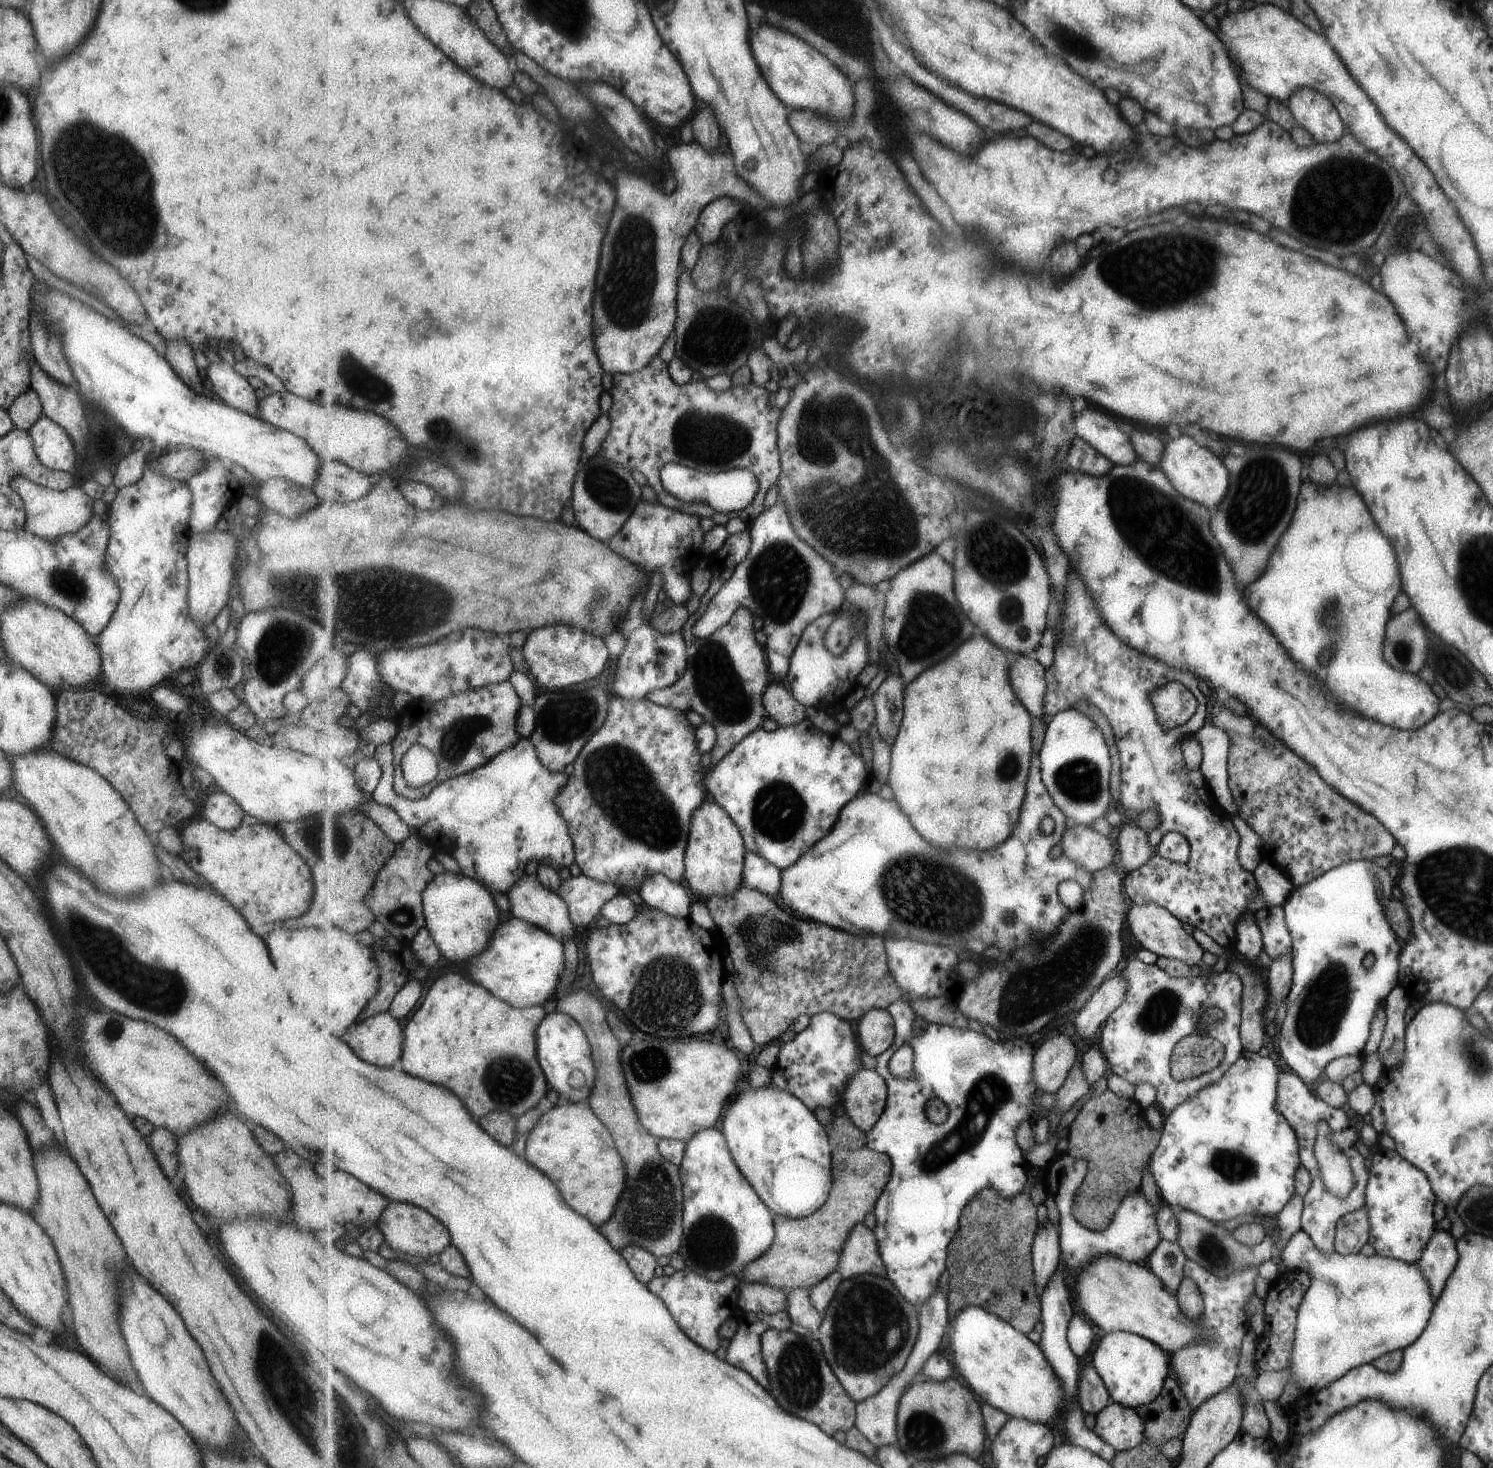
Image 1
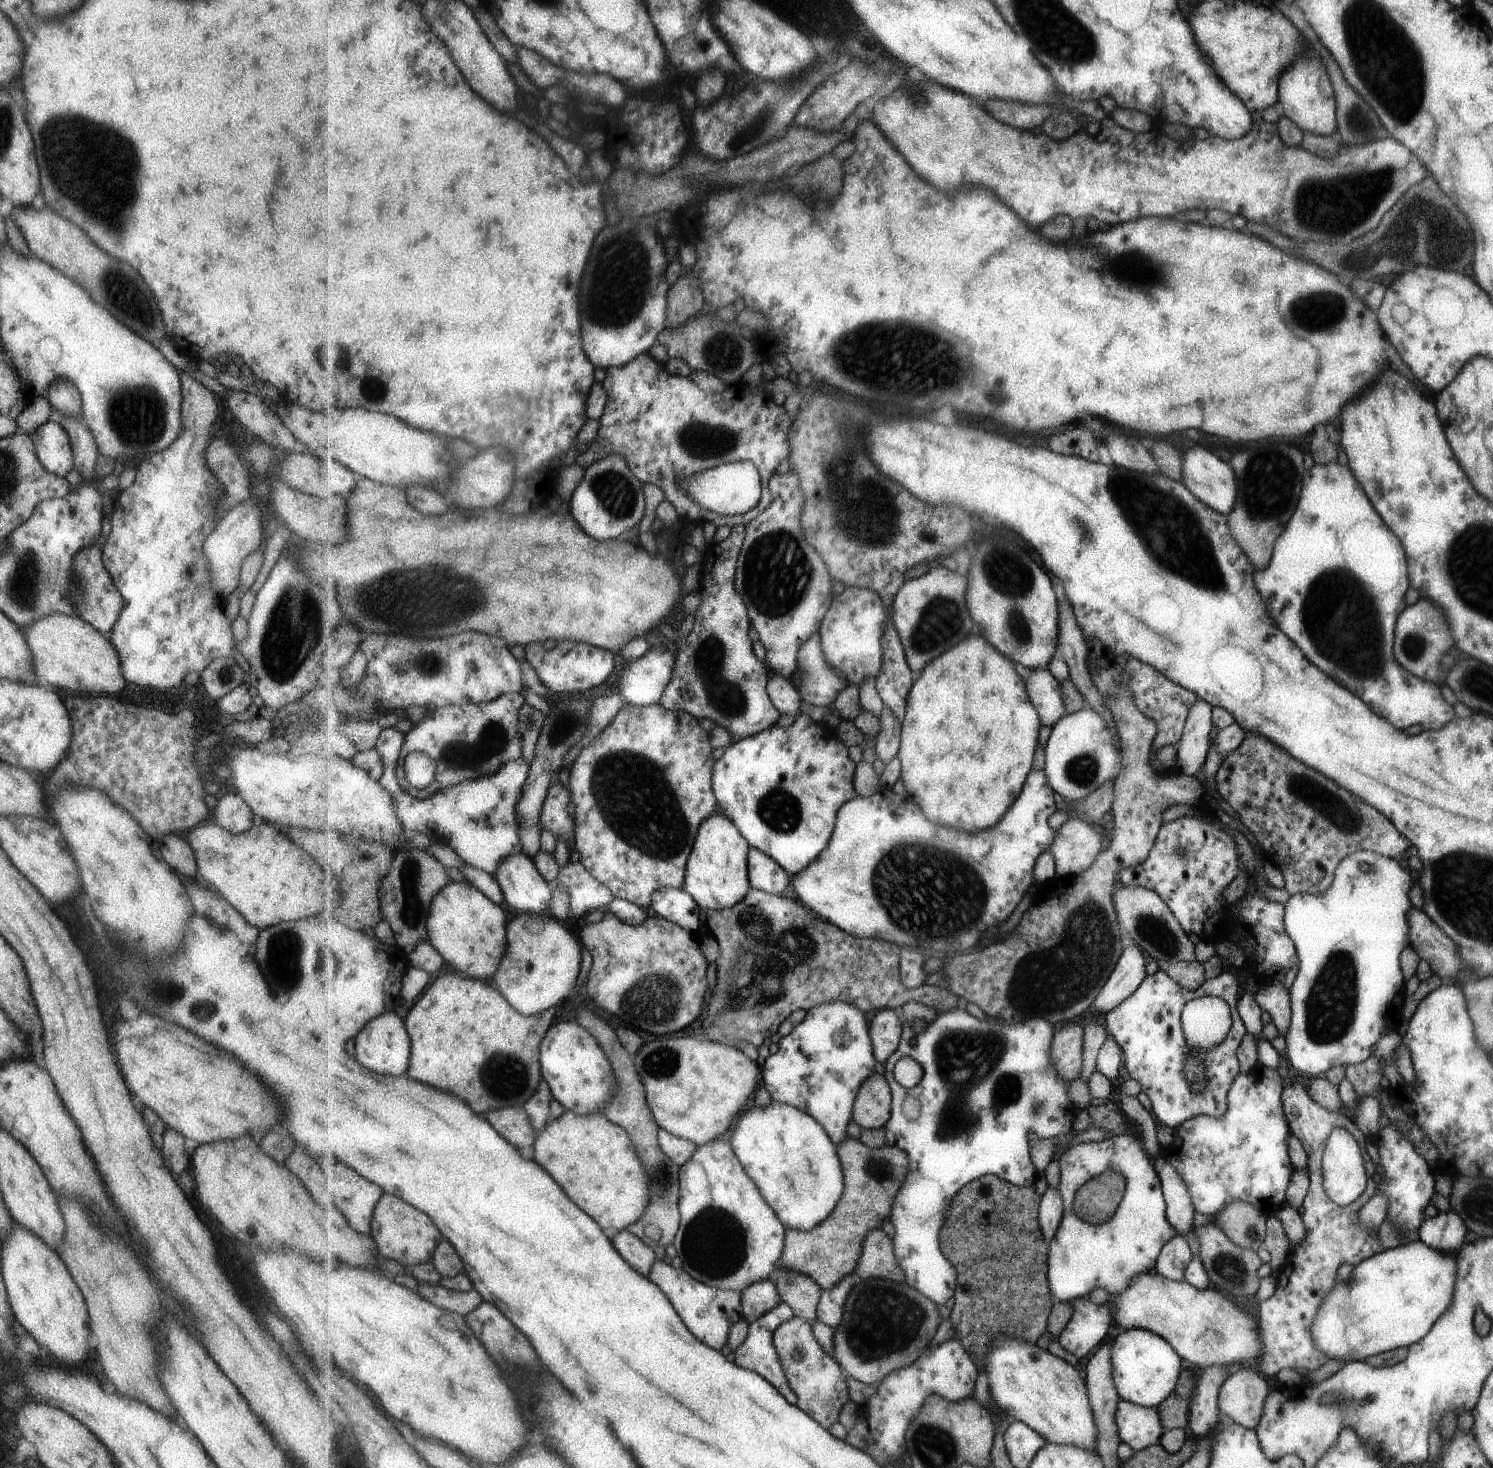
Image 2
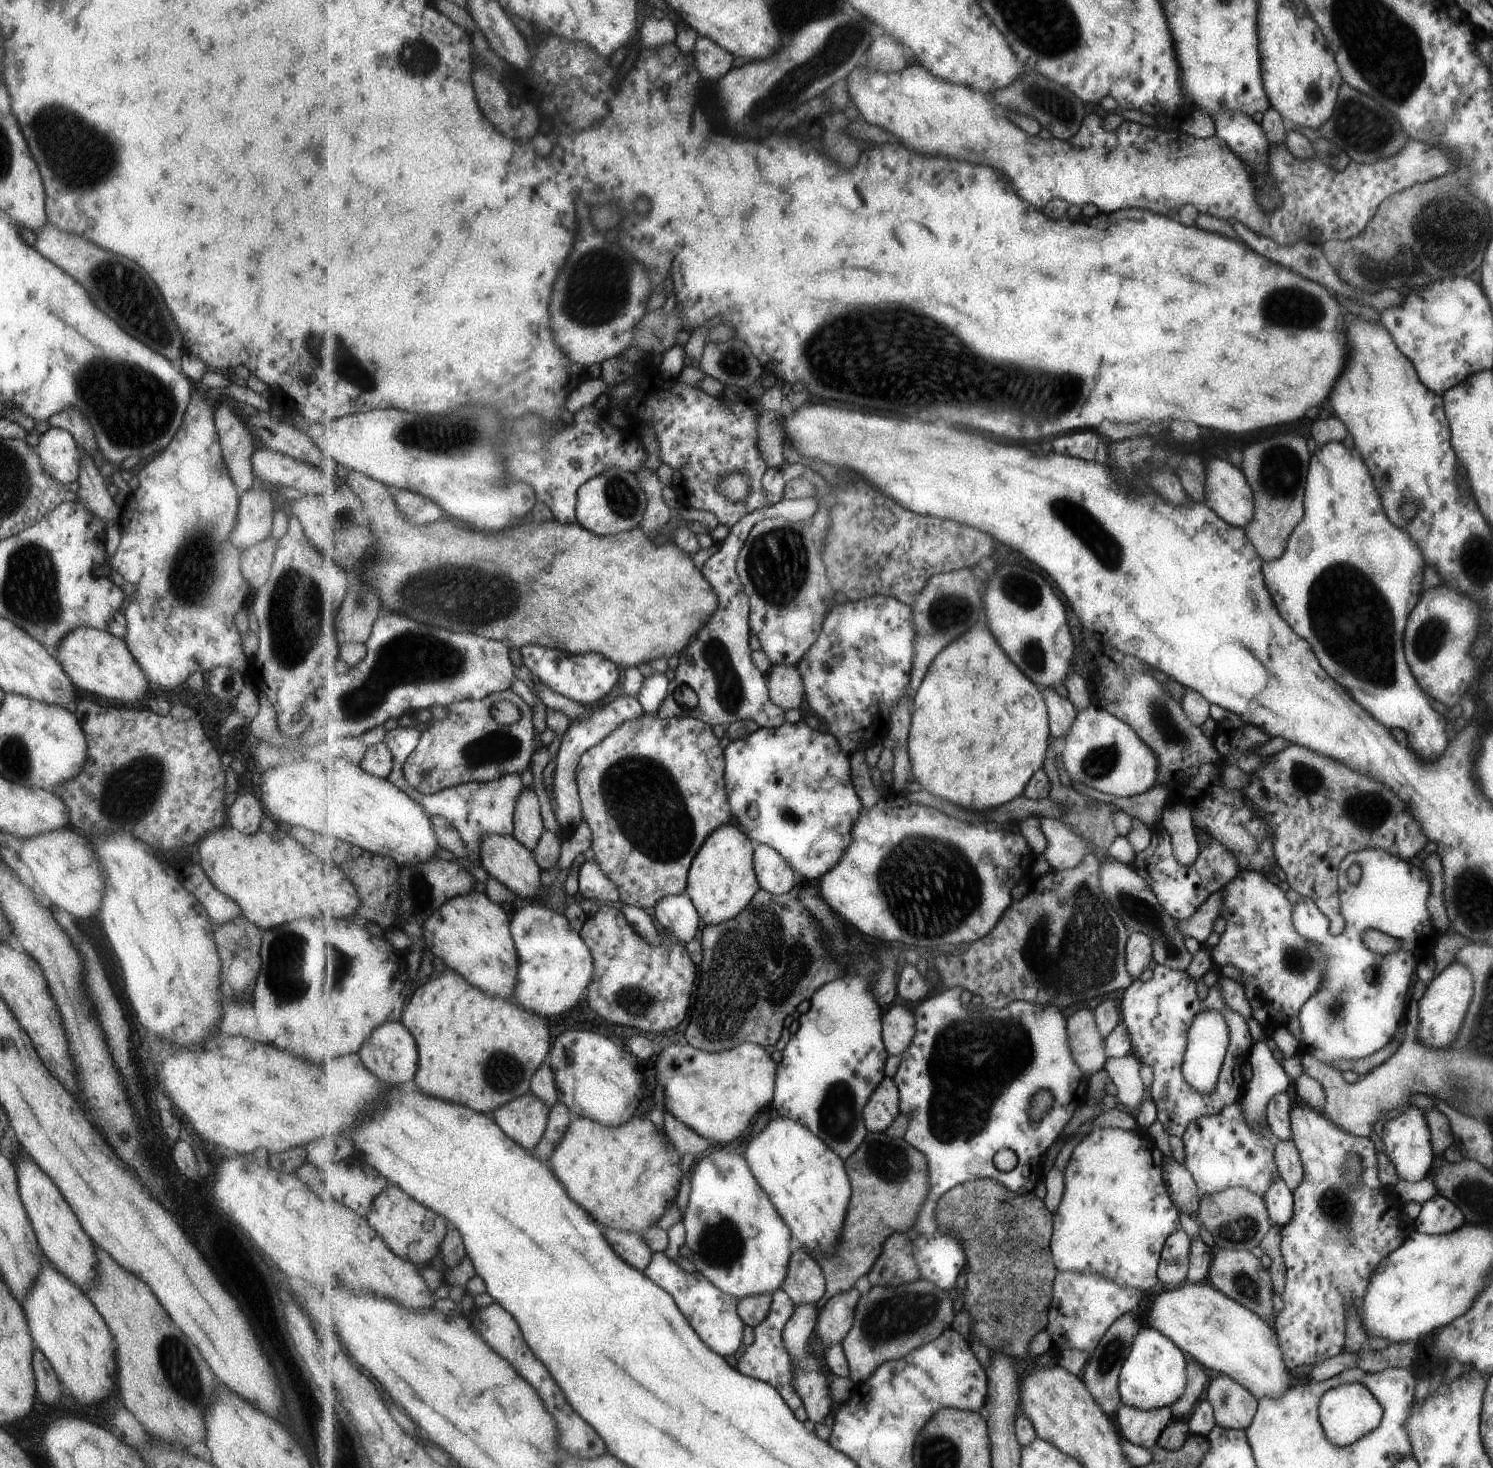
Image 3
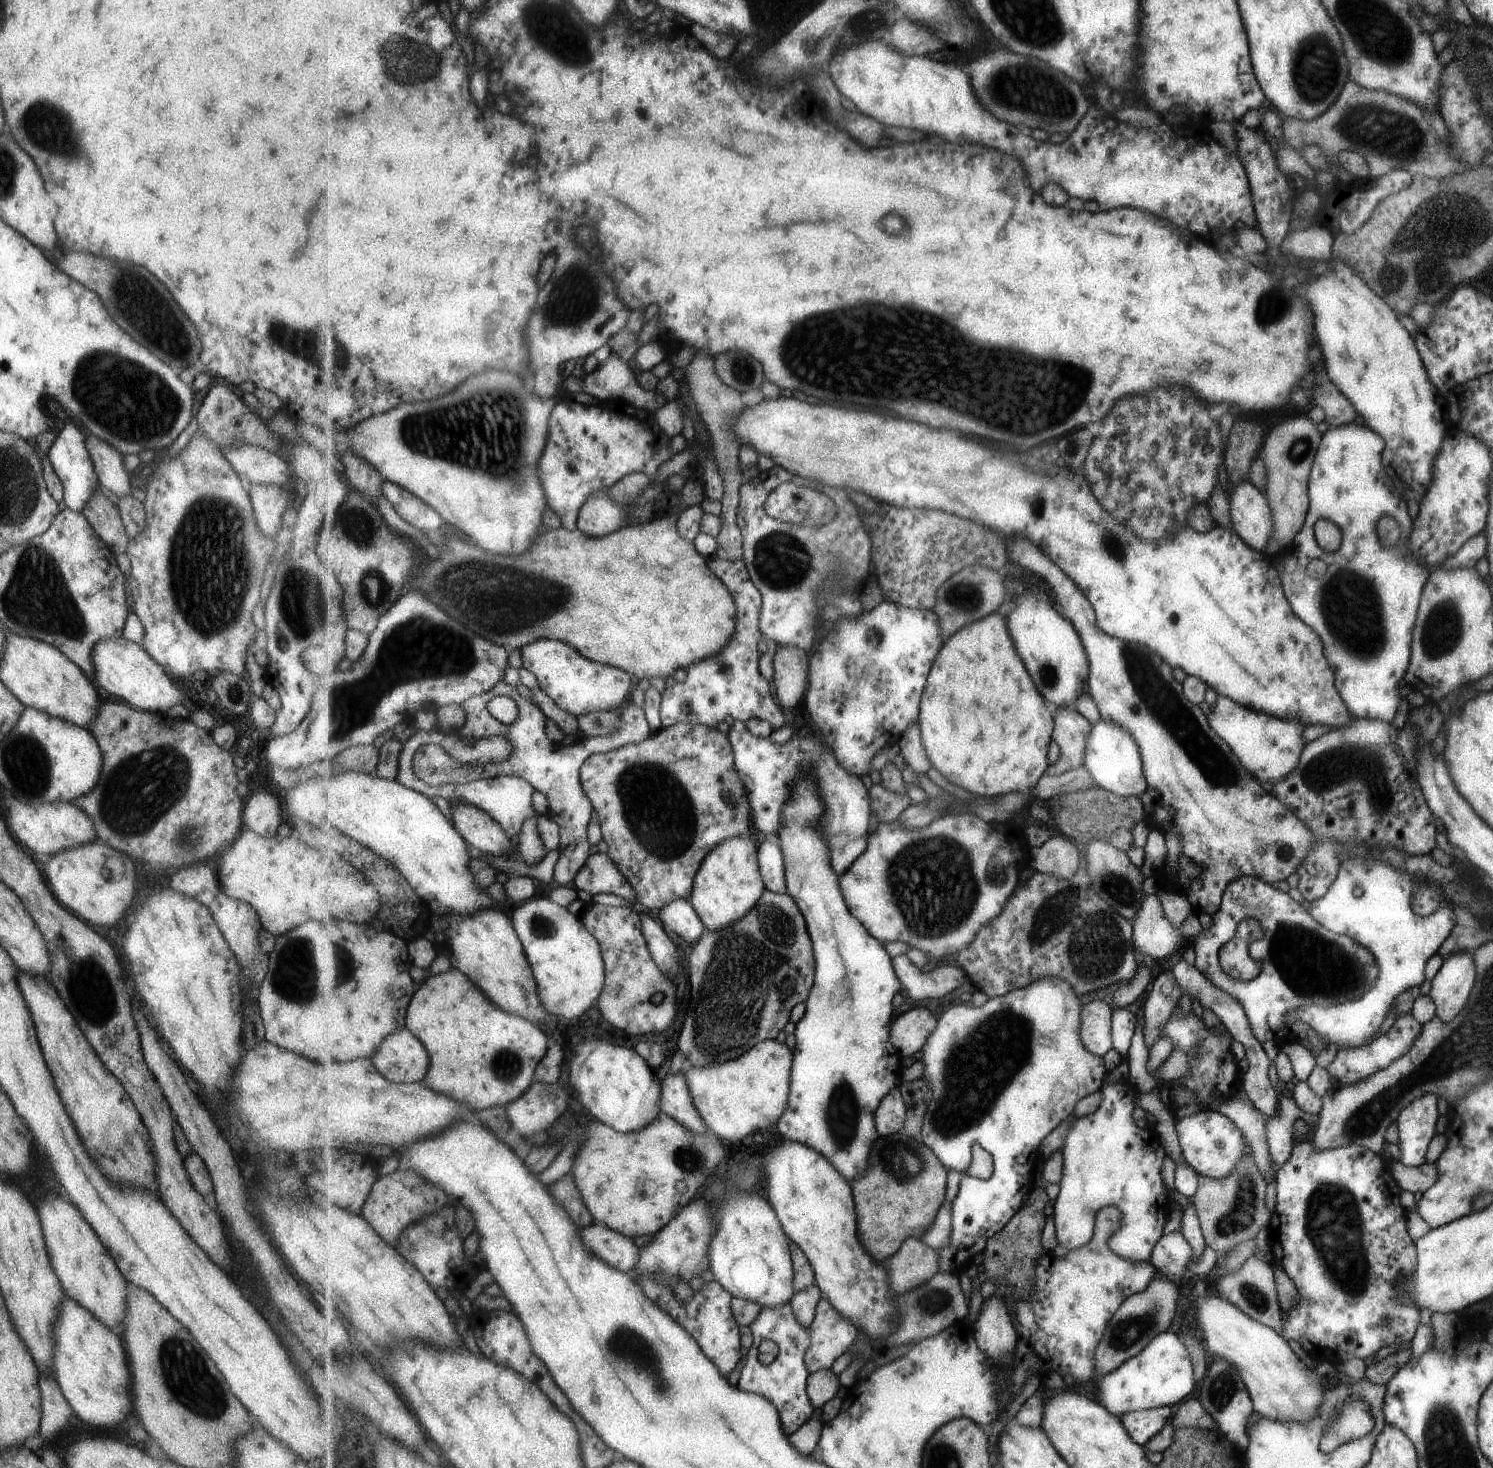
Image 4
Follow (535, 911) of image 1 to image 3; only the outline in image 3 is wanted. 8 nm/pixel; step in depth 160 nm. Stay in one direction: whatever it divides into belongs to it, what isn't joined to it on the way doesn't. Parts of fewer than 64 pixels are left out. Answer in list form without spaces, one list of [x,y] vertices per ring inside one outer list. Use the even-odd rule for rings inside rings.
[[[491,833],[482,840],[482,853],[480,865],[488,872],[489,876],[506,884],[521,899],[526,898],[528,902],[533,901],[542,884],[541,871],[538,859],[531,849],[519,842],[515,835],[502,835]]]

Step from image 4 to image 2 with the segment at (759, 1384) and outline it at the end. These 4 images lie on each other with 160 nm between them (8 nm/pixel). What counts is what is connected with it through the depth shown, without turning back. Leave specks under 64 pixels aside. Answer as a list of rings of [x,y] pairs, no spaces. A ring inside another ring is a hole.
[[[781,1301],[773,1310],[766,1312],[761,1318],[754,1323],[749,1324],[748,1335],[743,1344],[735,1350],[735,1362],[737,1366],[749,1368],[749,1370],[762,1374],[787,1400],[794,1405],[798,1404],[798,1396],[792,1389],[786,1370],[783,1368],[782,1359],[779,1356],[777,1347],[774,1343],[775,1331],[788,1320],[796,1316],[795,1310],[785,1301]]]

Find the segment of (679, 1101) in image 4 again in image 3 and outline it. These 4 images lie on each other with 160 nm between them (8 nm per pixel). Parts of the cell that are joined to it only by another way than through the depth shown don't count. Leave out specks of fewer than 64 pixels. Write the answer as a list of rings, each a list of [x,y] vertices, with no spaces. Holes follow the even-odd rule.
[[[663,1106],[665,1134],[683,1154],[703,1154],[711,1148],[712,1141],[680,1121],[669,1109]]]

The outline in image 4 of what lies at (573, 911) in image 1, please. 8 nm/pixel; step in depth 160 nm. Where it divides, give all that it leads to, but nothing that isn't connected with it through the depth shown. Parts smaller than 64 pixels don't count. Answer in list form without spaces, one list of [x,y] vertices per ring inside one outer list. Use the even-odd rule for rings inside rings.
[[[604,853],[590,856],[572,887],[585,898],[600,892],[613,893],[627,901],[635,901],[638,898],[635,887],[627,880],[623,871],[608,854]]]

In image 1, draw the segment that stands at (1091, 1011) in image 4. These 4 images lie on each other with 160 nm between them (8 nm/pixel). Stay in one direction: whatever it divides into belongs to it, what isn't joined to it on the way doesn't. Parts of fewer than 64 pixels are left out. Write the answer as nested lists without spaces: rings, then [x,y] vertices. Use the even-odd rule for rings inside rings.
[[[1059,1034],[1047,1039],[1034,1054],[1034,1075],[1046,1093],[1058,1092],[1070,1077],[1070,1070],[1077,1062],[1074,1037]]]

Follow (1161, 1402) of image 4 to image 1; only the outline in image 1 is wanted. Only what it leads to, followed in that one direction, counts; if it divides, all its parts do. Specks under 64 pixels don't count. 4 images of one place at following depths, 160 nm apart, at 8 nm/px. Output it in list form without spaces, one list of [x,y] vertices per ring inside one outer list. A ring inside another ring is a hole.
[[[1127,1331],[1106,1333],[1097,1343],[1092,1355],[1092,1362],[1105,1381],[1113,1402],[1124,1404],[1134,1409],[1146,1405],[1162,1392],[1167,1374],[1169,1374],[1169,1356],[1167,1351],[1157,1346],[1150,1339]]]

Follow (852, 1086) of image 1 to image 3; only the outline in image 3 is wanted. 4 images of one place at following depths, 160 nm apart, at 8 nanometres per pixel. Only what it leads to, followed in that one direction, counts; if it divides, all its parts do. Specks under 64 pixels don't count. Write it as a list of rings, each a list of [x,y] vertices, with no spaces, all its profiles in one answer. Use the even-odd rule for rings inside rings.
[[[886,1076],[865,1105],[866,1127],[871,1133],[885,1133],[901,1113],[898,1084]]]

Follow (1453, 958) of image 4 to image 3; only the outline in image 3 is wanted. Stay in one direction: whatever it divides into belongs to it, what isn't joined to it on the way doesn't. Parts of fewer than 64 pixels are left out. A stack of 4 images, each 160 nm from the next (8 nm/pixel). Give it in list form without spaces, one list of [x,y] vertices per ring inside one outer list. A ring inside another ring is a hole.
[[[1451,961],[1427,982],[1423,996],[1413,1003],[1418,1010],[1416,1029],[1418,1042],[1432,1049],[1446,1049],[1457,1037],[1466,1010],[1471,1006],[1473,988],[1472,972],[1463,963],[1457,961]]]

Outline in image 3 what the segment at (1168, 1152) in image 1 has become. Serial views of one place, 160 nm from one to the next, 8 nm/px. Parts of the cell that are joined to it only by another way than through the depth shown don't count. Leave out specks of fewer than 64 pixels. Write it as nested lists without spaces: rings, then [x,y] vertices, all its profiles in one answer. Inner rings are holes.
[[[1201,1011],[1192,1018],[1186,1030],[1186,1049],[1182,1056],[1180,1071],[1186,1084],[1191,1086],[1195,1097],[1205,1098],[1215,1086],[1228,1045],[1227,1025],[1218,1011]],[[1238,1101],[1224,1106],[1215,1116],[1197,1117],[1187,1125],[1180,1139],[1184,1148],[1184,1167],[1191,1173],[1200,1194],[1247,1187],[1247,1190],[1262,1196],[1277,1177],[1275,1139],[1267,1124],[1255,1131],[1246,1122]]]

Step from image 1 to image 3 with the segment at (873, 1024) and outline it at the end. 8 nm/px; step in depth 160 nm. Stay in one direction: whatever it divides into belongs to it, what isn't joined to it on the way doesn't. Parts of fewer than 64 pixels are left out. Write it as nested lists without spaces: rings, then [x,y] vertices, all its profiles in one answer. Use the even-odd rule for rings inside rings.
[[[895,1005],[882,1018],[883,1040],[890,1055],[902,1056],[916,1033],[916,1016],[907,1006]]]

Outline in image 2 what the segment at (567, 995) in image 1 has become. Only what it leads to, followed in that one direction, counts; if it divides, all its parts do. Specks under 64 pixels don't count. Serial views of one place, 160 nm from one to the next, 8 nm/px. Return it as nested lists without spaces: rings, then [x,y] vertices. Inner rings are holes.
[[[583,1012],[579,1016],[579,1023],[587,1027],[598,1038],[600,1045],[606,1050],[607,1056],[611,1059],[618,1078],[619,1092],[614,1099],[604,1107],[605,1116],[622,1126],[632,1136],[638,1155],[642,1158],[643,1164],[647,1166],[648,1173],[651,1174],[652,1197],[650,1205],[645,1211],[645,1216],[640,1218],[635,1224],[628,1226],[627,1230],[643,1239],[649,1246],[669,1246],[673,1244],[680,1227],[682,1214],[680,1213],[680,1166],[671,1160],[661,1148],[659,1142],[659,1123],[649,1106],[646,1097],[646,1086],[635,1066],[634,1057],[627,1052],[626,1046],[617,1038],[615,1030],[603,1022],[597,1014],[593,1012]]]

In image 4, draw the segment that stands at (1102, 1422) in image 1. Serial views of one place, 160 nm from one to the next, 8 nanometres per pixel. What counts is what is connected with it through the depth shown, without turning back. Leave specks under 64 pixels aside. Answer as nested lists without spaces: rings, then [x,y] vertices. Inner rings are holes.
[[[1162,1406],[1131,1411],[1124,1414],[1121,1419],[1126,1426],[1127,1434],[1139,1446],[1145,1447],[1150,1438],[1169,1422],[1172,1412],[1173,1410],[1170,1406]]]

